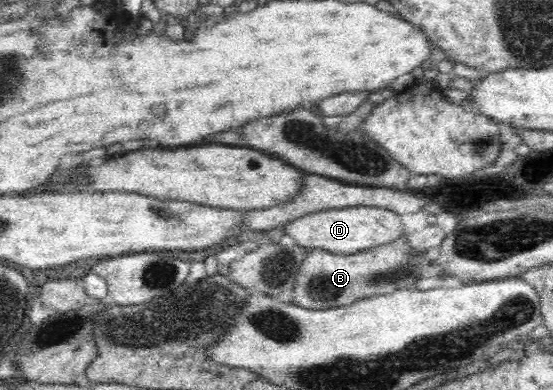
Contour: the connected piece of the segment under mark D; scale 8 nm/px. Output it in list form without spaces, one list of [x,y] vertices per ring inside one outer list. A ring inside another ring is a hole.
[[[348,207],[344,210],[328,210],[304,216],[284,227],[297,244],[307,249],[322,249],[336,255],[354,255],[372,247],[385,246],[396,242],[404,234],[404,225],[398,213],[387,208]]]

